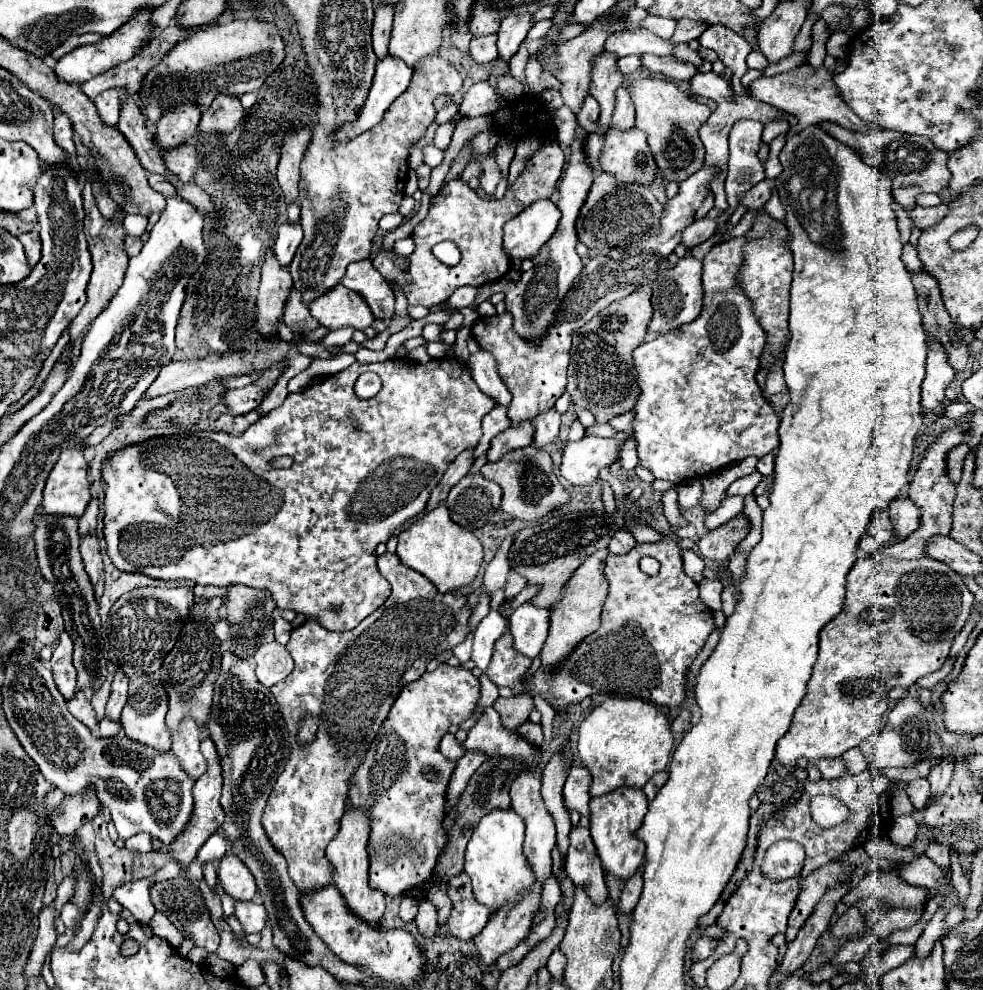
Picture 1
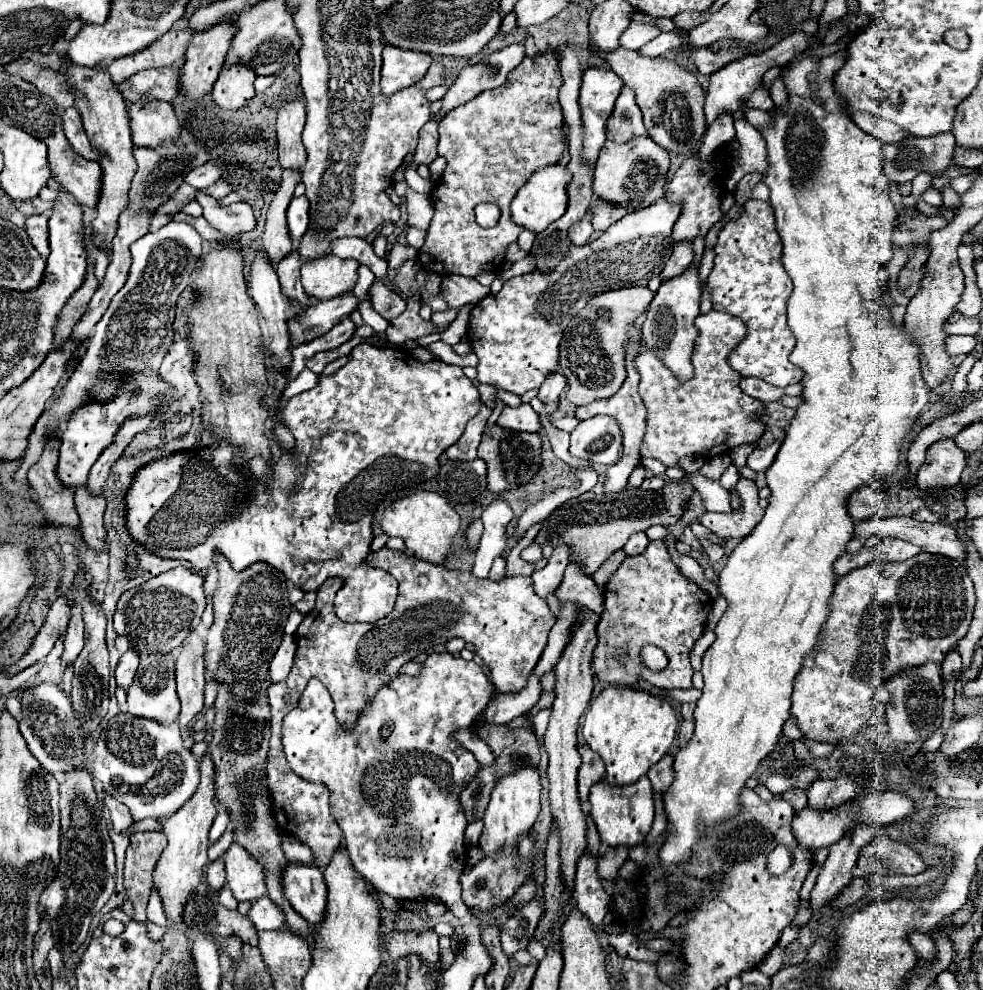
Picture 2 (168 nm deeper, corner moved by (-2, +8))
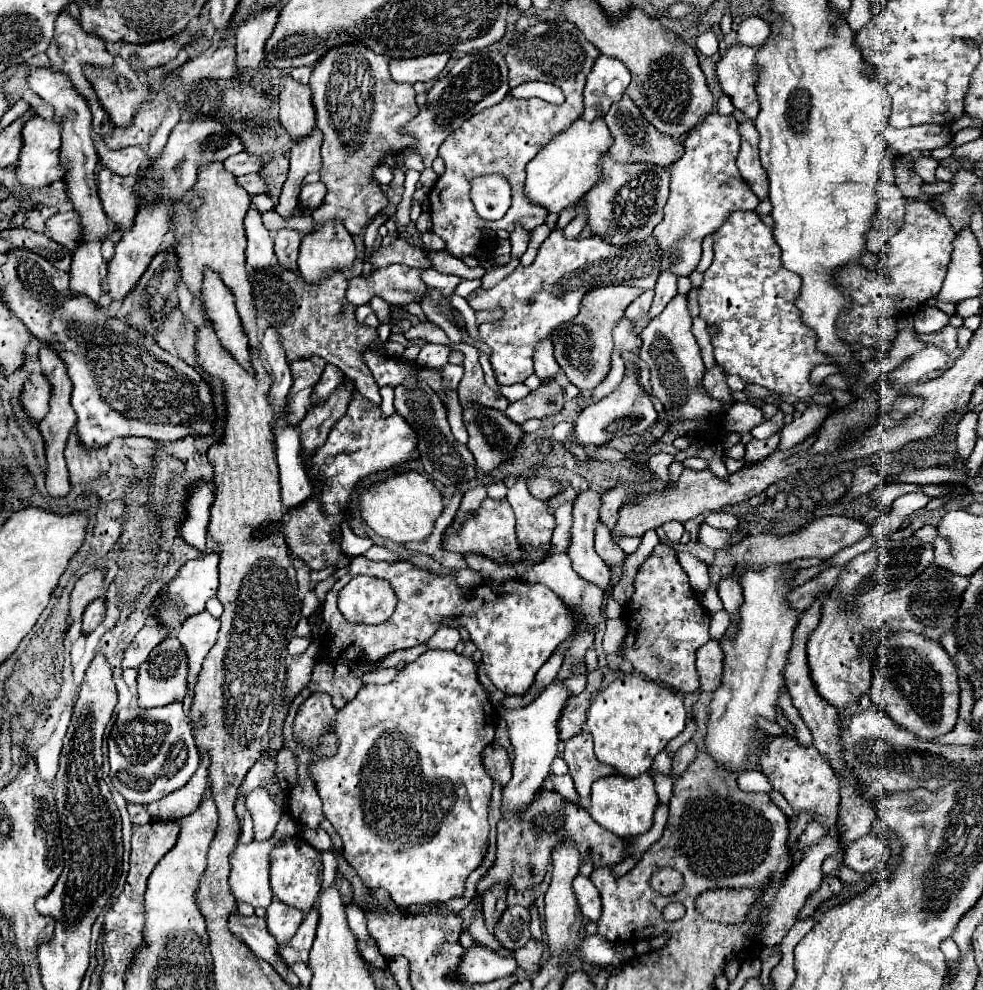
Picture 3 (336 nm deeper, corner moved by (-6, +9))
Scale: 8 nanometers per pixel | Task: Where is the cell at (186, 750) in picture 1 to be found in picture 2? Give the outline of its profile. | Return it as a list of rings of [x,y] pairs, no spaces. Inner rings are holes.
[[[192,632],[186,638],[184,648],[176,660],[176,686],[178,686],[178,698],[182,704],[178,724],[182,730],[182,740],[188,750],[192,750],[192,746],[194,746],[190,726],[192,726],[196,714],[204,706],[204,660],[202,660],[202,654],[204,654],[202,640],[196,632]]]

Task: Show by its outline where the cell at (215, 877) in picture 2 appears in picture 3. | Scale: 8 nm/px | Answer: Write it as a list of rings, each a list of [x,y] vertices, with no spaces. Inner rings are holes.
[[[246,811],[244,813],[244,819],[242,819],[242,835],[240,835],[240,841],[238,843],[250,843],[254,839],[254,833],[252,833],[252,817],[250,813]]]

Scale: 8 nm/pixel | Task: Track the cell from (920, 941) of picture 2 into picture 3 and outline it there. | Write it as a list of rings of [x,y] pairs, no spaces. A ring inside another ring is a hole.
[[[952,938],[943,941],[941,950],[945,954],[947,961],[956,961],[960,958],[959,947]]]

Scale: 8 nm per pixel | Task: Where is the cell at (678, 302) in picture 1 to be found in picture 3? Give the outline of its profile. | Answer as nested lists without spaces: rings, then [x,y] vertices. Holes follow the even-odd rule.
[[[676,295],[666,309],[642,329],[640,337],[644,341],[640,359],[648,365],[654,397],[666,411],[674,413],[676,419],[700,419],[706,415],[714,417],[724,413],[724,403],[710,399],[702,387],[706,367],[700,357],[700,347],[692,335],[692,317],[686,307],[686,295]]]

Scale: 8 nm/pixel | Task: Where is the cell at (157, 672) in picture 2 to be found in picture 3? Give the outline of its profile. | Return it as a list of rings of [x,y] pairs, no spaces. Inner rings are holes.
[[[176,637],[164,639],[160,645],[156,645],[146,663],[138,667],[138,707],[150,709],[150,707],[164,707],[172,701],[182,701],[188,693],[186,687],[186,651],[182,651],[182,643],[178,643]]]

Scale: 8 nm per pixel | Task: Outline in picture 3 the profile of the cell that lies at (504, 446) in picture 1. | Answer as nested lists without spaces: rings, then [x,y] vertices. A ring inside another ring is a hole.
[[[546,381],[536,391],[530,391],[524,399],[518,399],[508,405],[504,411],[514,423],[524,423],[528,419],[542,419],[558,413],[564,407],[564,389],[558,381]],[[550,399],[556,399],[550,401]]]

